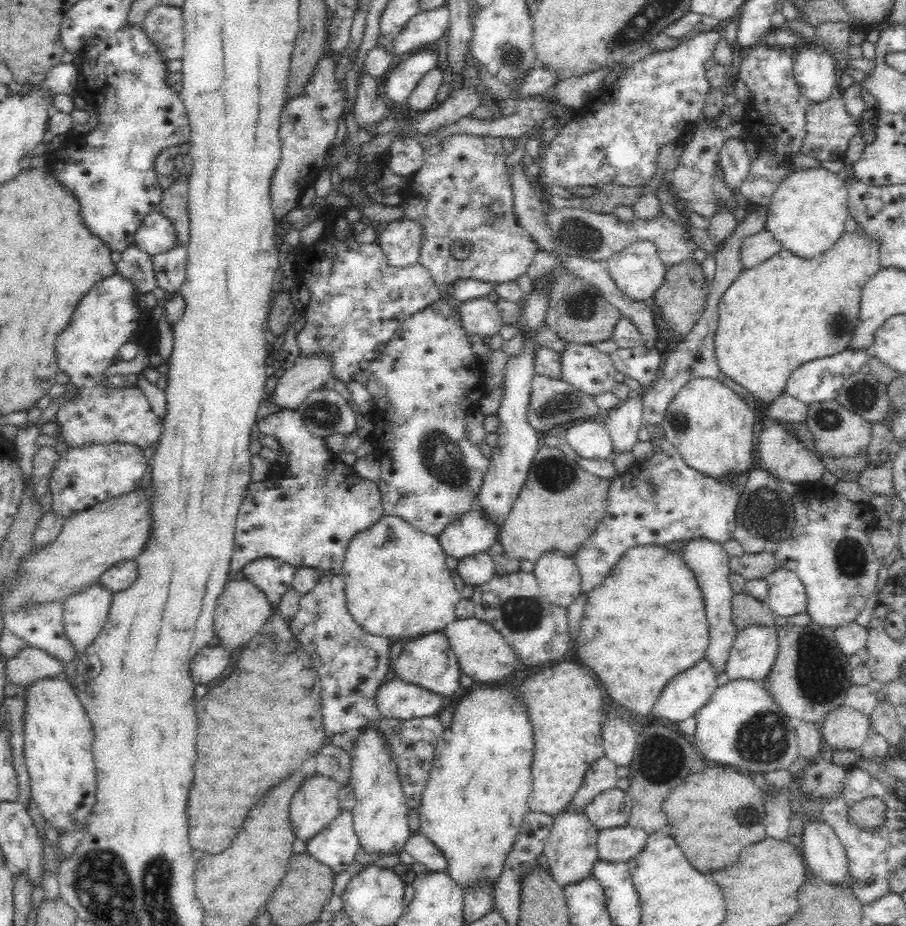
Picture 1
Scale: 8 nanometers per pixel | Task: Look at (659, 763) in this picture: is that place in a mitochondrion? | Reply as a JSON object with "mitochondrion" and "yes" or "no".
{"mitochondrion":"yes"}

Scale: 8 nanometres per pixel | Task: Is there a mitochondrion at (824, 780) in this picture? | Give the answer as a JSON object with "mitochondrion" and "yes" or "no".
{"mitochondrion":"no"}

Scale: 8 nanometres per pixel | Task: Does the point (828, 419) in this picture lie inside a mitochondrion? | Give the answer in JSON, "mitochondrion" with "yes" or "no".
{"mitochondrion":"yes"}

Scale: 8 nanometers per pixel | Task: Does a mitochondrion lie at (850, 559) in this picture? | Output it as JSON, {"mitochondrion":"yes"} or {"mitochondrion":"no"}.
{"mitochondrion":"yes"}

